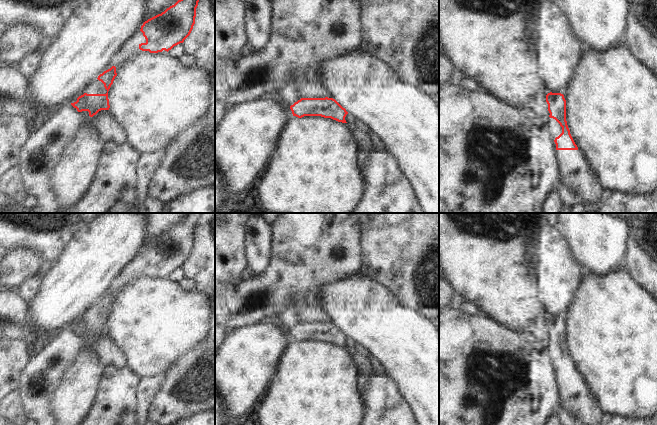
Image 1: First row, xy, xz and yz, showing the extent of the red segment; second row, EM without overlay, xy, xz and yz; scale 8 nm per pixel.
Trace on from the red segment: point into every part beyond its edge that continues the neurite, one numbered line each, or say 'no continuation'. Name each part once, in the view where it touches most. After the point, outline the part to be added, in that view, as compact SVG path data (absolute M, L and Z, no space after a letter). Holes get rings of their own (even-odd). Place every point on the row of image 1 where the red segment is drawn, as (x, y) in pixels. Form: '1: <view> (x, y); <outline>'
1: yz (555, 129); M550 118L548 121L550 126L550 133L552 135L552 139L555 140L562 133L562 127L560 124L553 118Z

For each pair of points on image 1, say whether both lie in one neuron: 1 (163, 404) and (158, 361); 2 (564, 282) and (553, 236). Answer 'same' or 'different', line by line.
1: different
2: same

